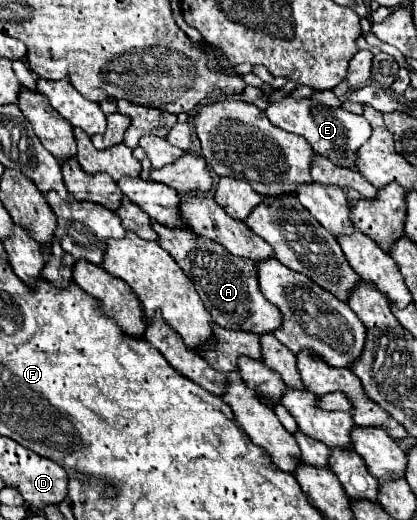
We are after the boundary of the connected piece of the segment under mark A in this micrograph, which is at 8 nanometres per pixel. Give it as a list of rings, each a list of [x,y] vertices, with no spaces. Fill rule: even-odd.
[[[152,225],[158,233],[158,243],[170,257],[180,265],[180,269],[192,279],[196,291],[200,293],[206,309],[212,313],[216,325],[234,331],[248,331],[256,335],[274,333],[280,329],[280,309],[272,305],[260,291],[256,263],[230,255],[220,243],[204,239],[192,231],[164,229],[164,225]]]

